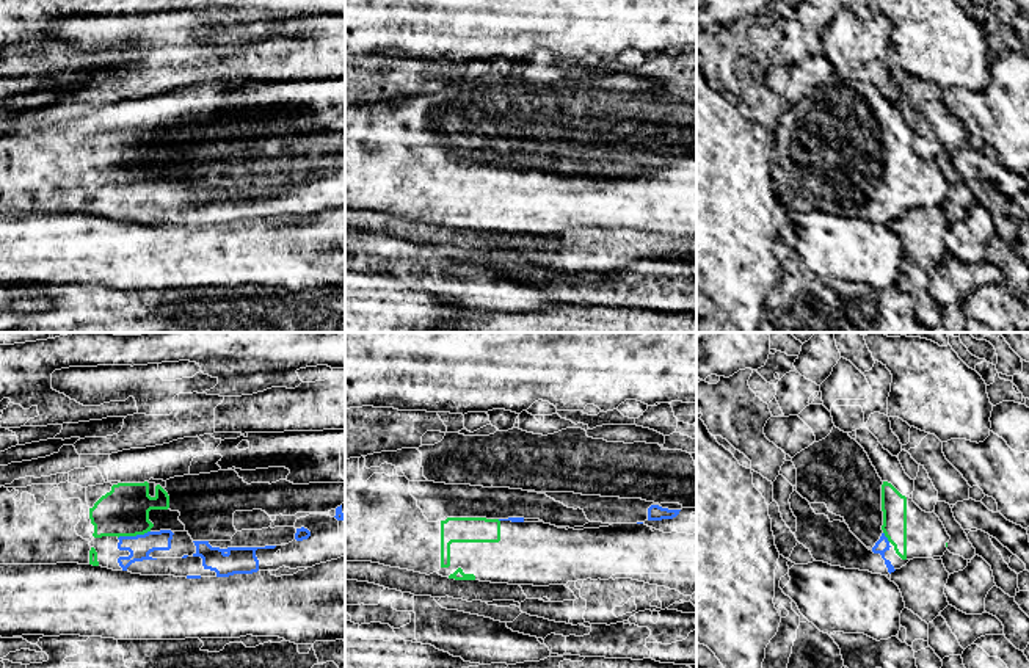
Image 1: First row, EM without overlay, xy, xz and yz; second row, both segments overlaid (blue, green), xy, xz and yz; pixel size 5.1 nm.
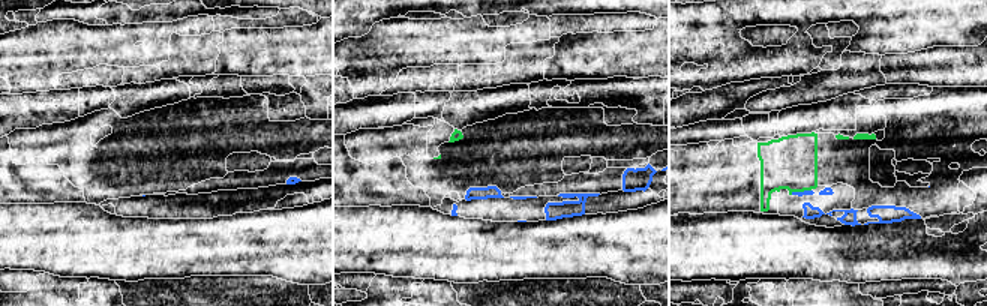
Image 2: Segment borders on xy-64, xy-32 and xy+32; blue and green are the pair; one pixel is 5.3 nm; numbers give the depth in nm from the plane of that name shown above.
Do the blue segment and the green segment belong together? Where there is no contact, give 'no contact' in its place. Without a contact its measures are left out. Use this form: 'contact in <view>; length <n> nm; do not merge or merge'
contact in xy; length 170 nm; merge

